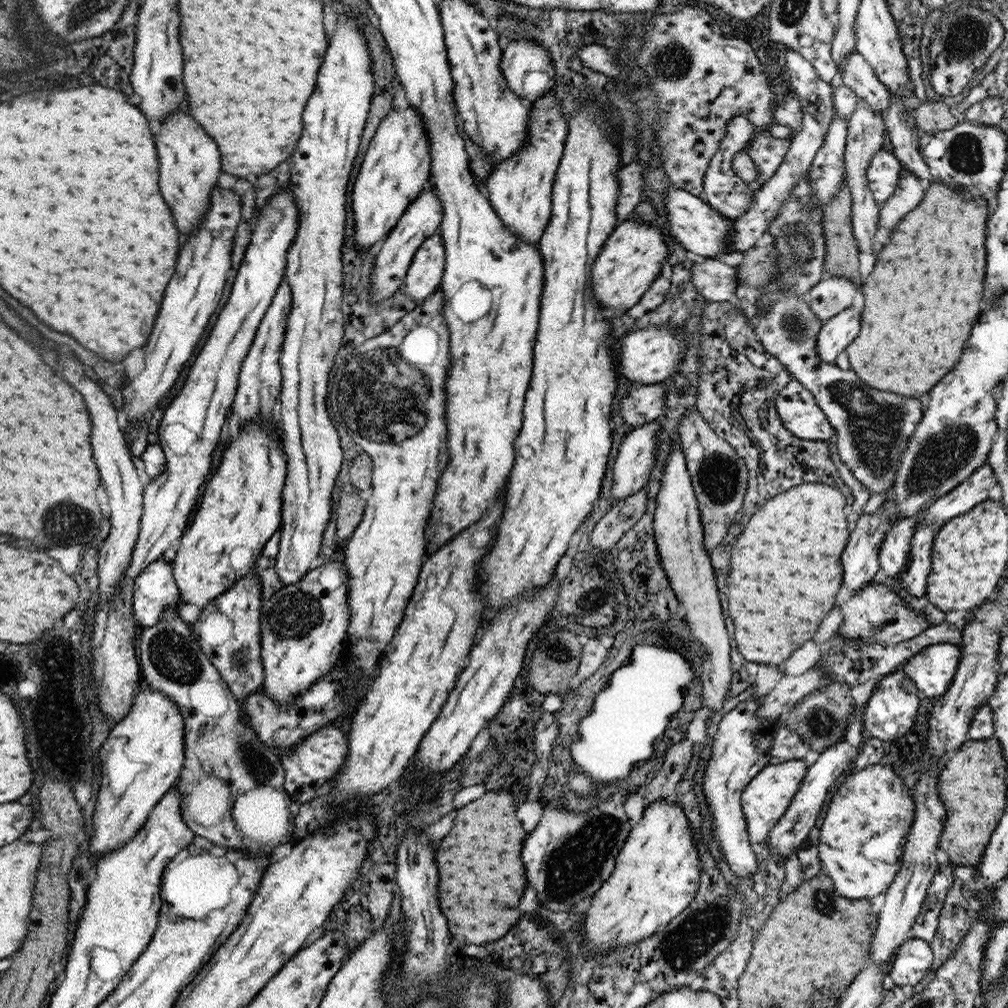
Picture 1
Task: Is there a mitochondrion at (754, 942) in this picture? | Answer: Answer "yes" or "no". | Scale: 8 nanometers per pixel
no

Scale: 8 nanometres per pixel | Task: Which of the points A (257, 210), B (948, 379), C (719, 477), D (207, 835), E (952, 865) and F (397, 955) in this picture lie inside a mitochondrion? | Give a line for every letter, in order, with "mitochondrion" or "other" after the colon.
A: other
B: other
C: mitochondrion
D: other
E: other
F: other

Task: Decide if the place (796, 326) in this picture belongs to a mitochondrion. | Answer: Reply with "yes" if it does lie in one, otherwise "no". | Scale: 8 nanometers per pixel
yes

